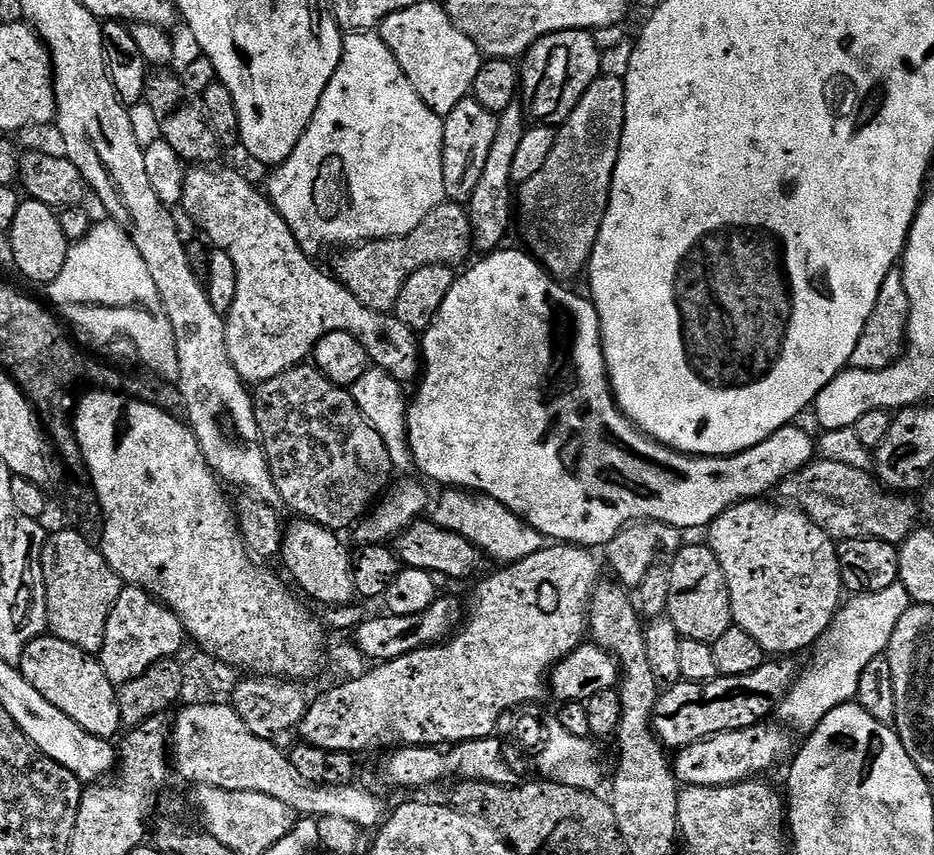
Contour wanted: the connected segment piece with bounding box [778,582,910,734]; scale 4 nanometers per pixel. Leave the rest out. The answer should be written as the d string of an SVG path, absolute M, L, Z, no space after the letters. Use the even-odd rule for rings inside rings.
M899 582L886 590L861 592L851 599L837 612L828 631L819 641L812 665L797 675L792 689L781 702L778 709L781 725L789 729L797 728L801 734L807 734L820 725L830 710L853 703L858 694L862 670L866 670L874 658L887 653L890 638L894 638L894 626L898 626L898 618L902 618L910 606L908 591Z

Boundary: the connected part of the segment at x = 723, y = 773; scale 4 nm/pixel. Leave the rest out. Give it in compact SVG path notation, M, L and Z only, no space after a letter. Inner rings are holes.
M765 722L742 730L708 736L675 753L676 779L681 785L690 788L725 788L727 784L751 781L759 777L756 776L759 772L774 767L784 755L789 755L787 734L779 723Z

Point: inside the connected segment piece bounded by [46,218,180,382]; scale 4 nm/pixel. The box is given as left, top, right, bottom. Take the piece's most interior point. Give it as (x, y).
(104, 269)

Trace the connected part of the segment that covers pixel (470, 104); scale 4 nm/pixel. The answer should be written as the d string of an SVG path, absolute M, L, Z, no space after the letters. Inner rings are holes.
M474 99L463 100L450 110L450 114L443 117L444 141L442 142L442 182L444 183L445 197L453 204L467 206L470 198L474 198L474 189L482 179L482 170L486 167L486 158L490 155L490 146L494 146L494 134L498 134L496 125L497 113L486 110L486 106L478 106Z

